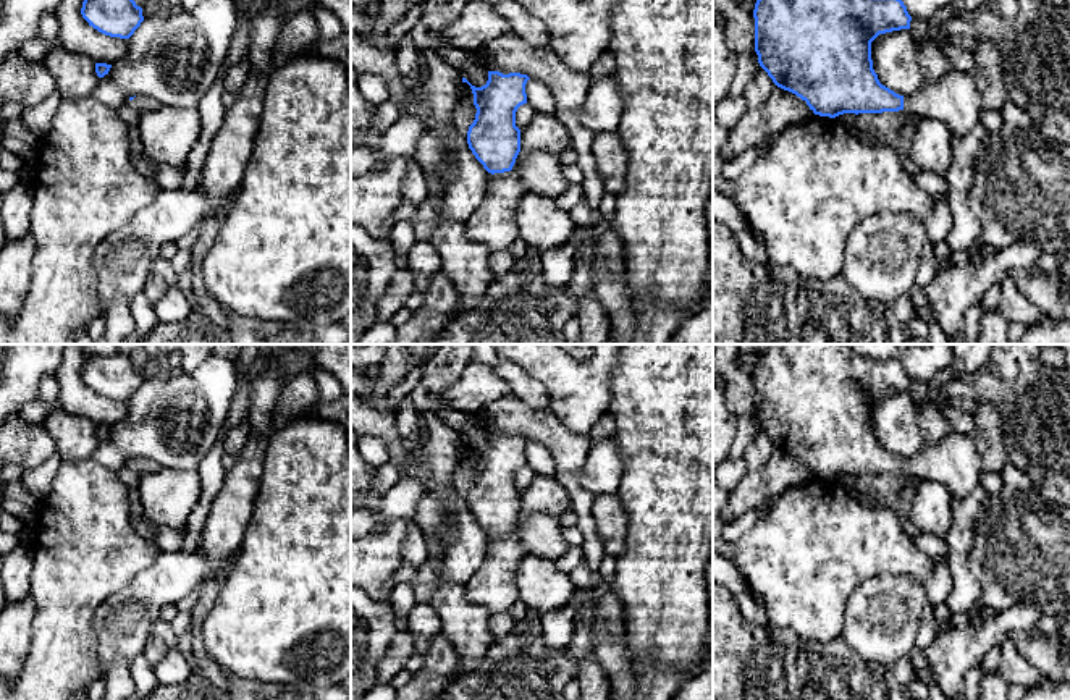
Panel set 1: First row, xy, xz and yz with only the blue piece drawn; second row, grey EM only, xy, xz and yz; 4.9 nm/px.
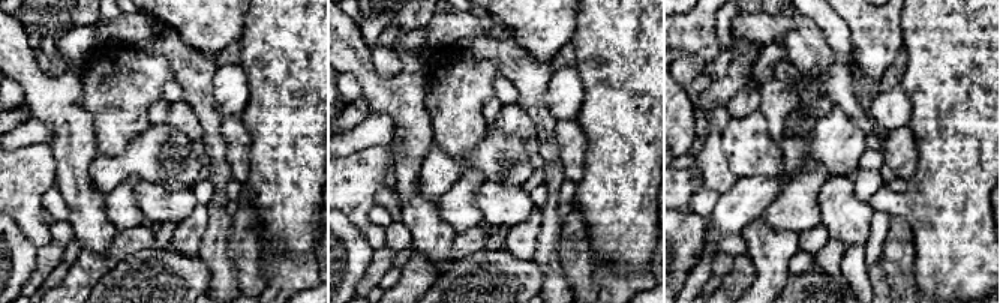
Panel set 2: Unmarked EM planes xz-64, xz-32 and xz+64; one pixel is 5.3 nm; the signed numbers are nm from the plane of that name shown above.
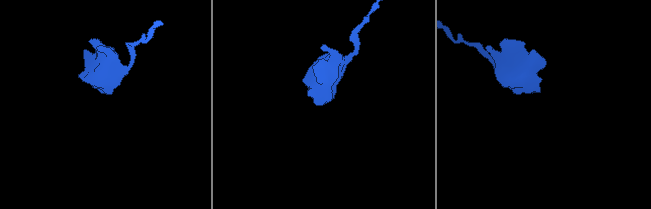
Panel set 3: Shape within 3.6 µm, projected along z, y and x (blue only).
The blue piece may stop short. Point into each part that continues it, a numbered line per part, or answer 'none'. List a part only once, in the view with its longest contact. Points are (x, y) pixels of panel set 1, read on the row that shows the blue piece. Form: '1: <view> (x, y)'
1: xz (493, 223)

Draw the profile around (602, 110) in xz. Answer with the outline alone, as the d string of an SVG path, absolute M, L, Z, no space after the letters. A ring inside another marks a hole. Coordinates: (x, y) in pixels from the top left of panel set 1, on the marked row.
M613 76L592 82L583 107L580 123L595 134L603 131L616 133L622 113L622 97Z

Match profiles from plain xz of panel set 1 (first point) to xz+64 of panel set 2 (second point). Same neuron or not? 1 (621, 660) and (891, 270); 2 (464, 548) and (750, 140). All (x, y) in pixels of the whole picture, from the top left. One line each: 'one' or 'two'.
1: one
2: two

